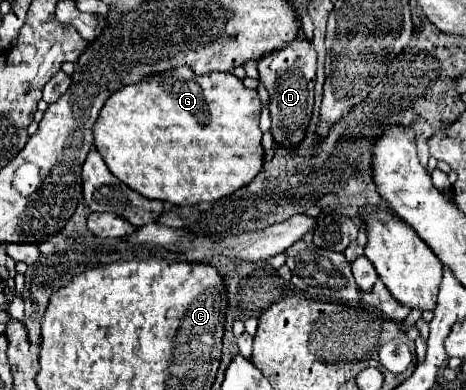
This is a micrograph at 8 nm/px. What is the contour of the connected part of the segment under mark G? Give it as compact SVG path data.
M175 68L163 72L163 76L153 76L151 80L117 90L105 102L99 120L93 126L95 148L103 156L111 174L145 198L175 206L215 202L247 186L263 170L265 150L261 146L259 114L261 98L257 90L247 88L233 74L211 72L195 76L189 68Z

